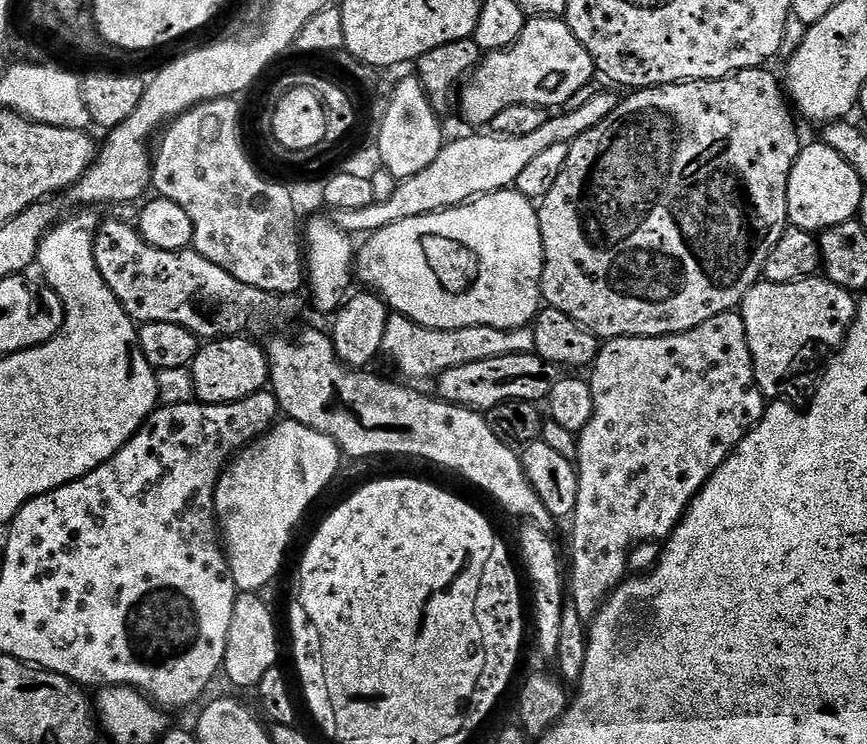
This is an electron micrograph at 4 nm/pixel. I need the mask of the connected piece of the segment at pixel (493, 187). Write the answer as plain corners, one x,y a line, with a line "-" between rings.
597,90
594,98
586,102
579,110
561,111
549,115
539,130
521,136
464,136
461,140
449,139
444,148
426,166
426,170
414,174
414,178
399,181
394,194
385,200
376,200
370,206
362,206
362,210
333,211
330,219
344,232
371,234
378,230
386,230
386,226
394,226
394,222
406,222
406,218
433,216
444,208
457,208
459,204
467,204
477,196
488,196
491,192
503,192
515,185
518,174
538,154
543,154
550,146
571,144
573,140
586,134
586,130
594,130
598,122
610,118
610,114
618,103
618,96
612,92

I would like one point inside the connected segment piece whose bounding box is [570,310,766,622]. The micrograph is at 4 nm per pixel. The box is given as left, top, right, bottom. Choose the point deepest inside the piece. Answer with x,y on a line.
668,410

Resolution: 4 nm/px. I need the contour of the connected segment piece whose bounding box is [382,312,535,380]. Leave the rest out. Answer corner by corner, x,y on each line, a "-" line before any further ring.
392,312
388,315
382,354
394,362
406,376
405,379
420,380
434,378
441,372
453,369
454,366
466,365
469,362
485,361
486,358
529,355
534,351
534,336
529,327
513,328
510,331
494,327
462,327
446,331
422,327
405,315

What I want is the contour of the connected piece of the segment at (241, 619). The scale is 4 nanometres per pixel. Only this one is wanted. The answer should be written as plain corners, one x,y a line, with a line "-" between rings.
241,592
236,597
234,602
234,614
230,618
230,634
226,638
226,654
224,655
224,666
222,669
223,675
228,675
228,680
236,688
252,688
255,689
262,682
262,677
271,670
271,668
277,667
281,663
280,661
280,632
276,629
276,616
274,614
273,606
266,605
261,601
254,592

